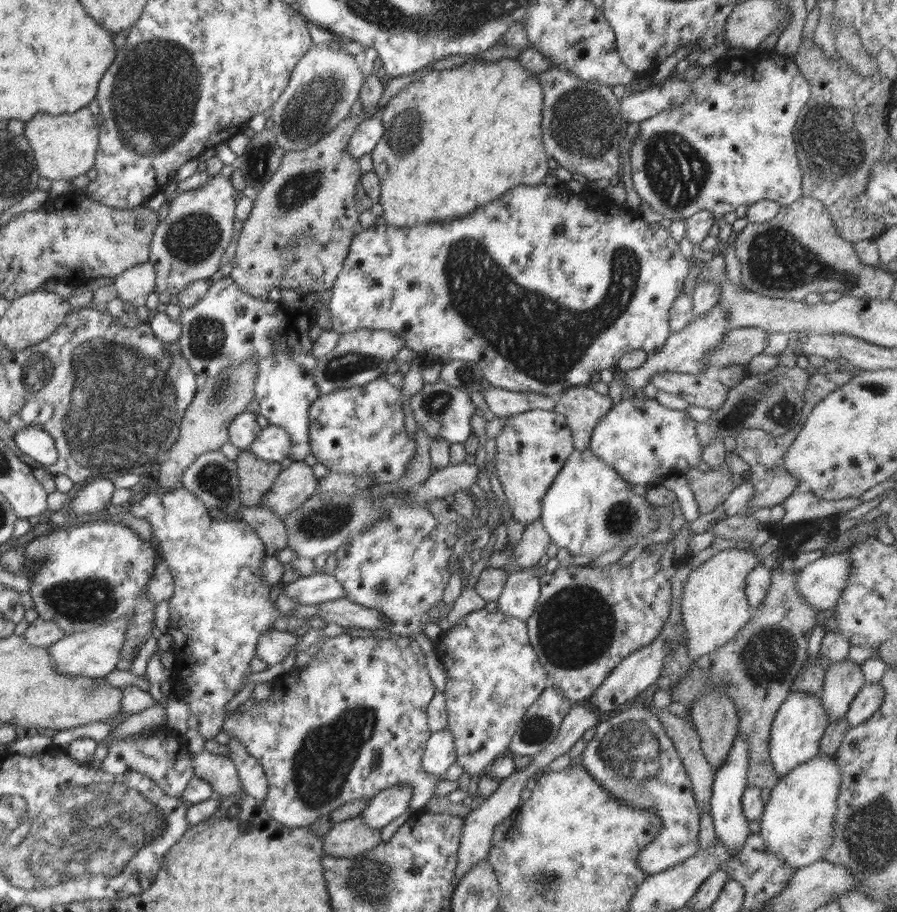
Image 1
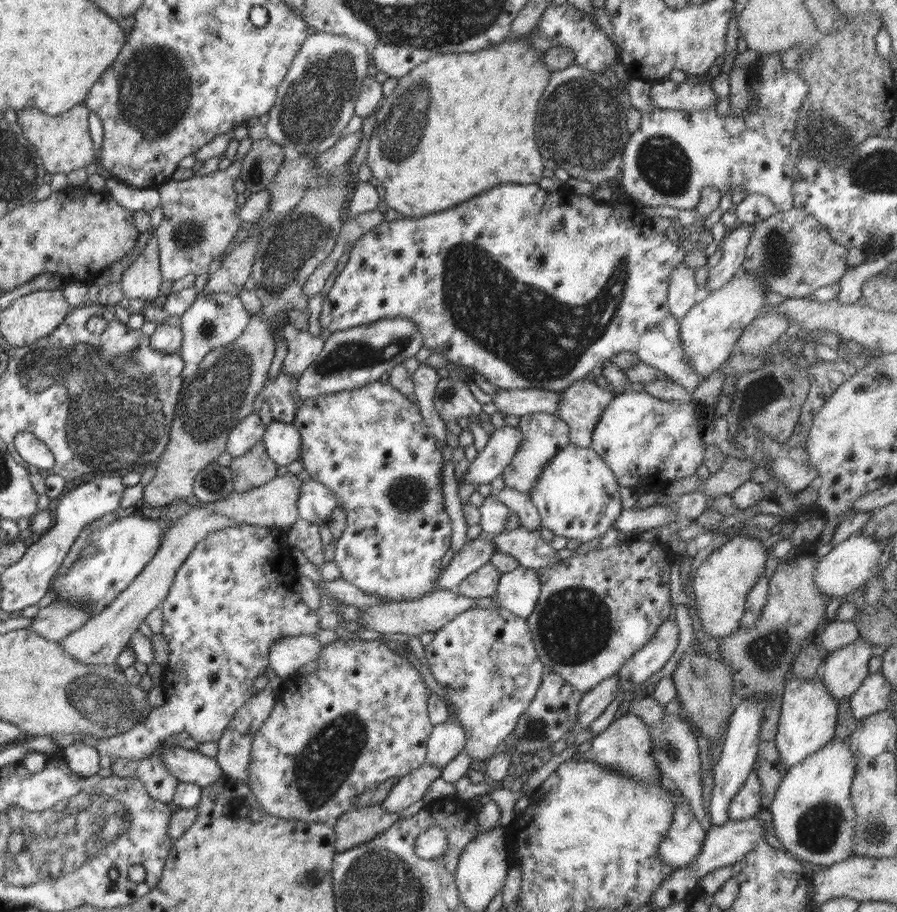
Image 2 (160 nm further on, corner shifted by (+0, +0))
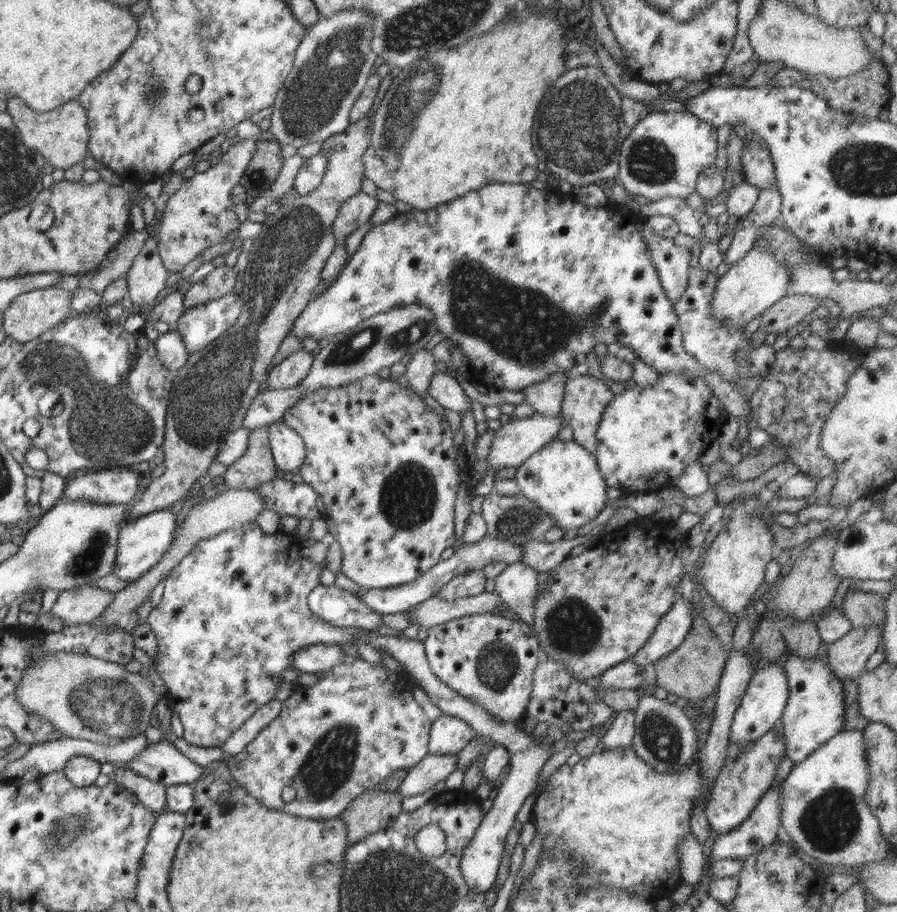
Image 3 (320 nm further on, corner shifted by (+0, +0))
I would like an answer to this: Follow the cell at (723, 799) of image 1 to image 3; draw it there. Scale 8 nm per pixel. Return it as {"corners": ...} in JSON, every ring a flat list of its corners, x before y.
{"corners":[[781,664,755,667,751,681,736,709,731,724,731,738,735,743,756,742,773,727,779,725,789,697,788,679]]}

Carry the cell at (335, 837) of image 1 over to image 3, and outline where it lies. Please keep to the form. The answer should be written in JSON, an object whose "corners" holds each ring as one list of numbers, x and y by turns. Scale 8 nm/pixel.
{"corners":[[380,786,357,796,340,815,348,829,347,843,351,845,369,834,388,831,403,811,402,799,400,793,383,791]]}

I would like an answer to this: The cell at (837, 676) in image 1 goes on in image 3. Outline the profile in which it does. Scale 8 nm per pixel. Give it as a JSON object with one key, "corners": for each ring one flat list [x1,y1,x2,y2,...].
{"corners":[[852,627,842,638,828,644,828,663,842,681,851,681,864,672,868,658,880,646,880,627]]}

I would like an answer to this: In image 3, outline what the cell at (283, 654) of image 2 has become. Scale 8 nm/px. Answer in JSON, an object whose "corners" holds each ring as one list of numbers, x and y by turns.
{"corners":[[310,644,292,657,293,668,306,672,308,674,316,674,316,672,328,672,337,664,342,664,344,657,343,650,332,644]]}

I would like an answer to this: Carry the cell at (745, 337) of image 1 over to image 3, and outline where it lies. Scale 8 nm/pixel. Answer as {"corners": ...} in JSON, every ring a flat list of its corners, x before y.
{"corners":[[789,292,761,314,759,327,768,333,780,333,803,322,819,305,817,297]]}

